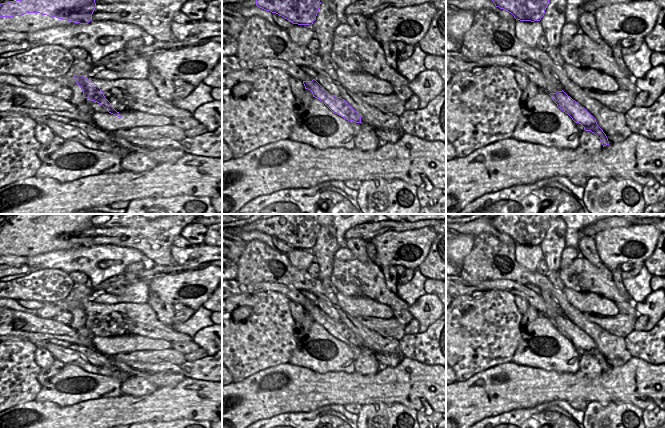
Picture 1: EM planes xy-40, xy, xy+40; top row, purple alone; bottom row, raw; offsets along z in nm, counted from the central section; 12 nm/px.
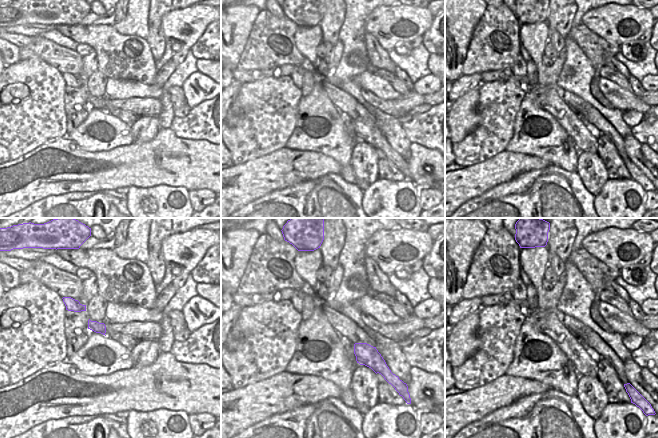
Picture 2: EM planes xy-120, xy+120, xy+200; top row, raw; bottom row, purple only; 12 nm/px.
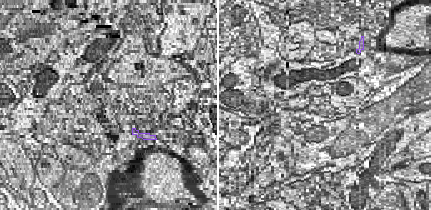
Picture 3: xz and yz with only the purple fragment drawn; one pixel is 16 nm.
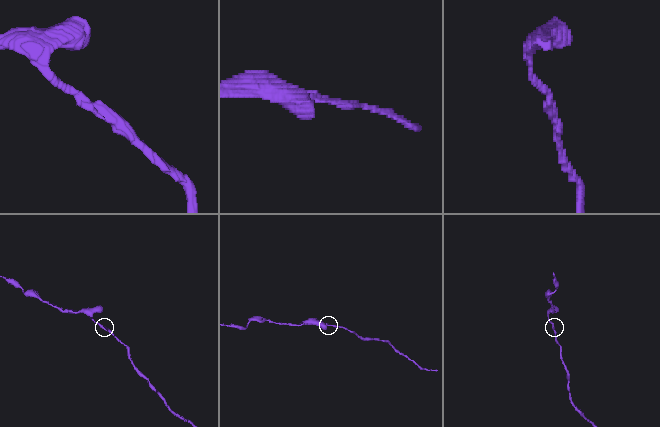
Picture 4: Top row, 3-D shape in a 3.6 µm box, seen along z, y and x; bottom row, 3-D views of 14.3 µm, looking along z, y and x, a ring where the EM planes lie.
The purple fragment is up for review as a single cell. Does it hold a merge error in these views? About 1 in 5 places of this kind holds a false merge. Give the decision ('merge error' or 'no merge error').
no merge error

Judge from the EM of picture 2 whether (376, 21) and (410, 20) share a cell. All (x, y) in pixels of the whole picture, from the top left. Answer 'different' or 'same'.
same

